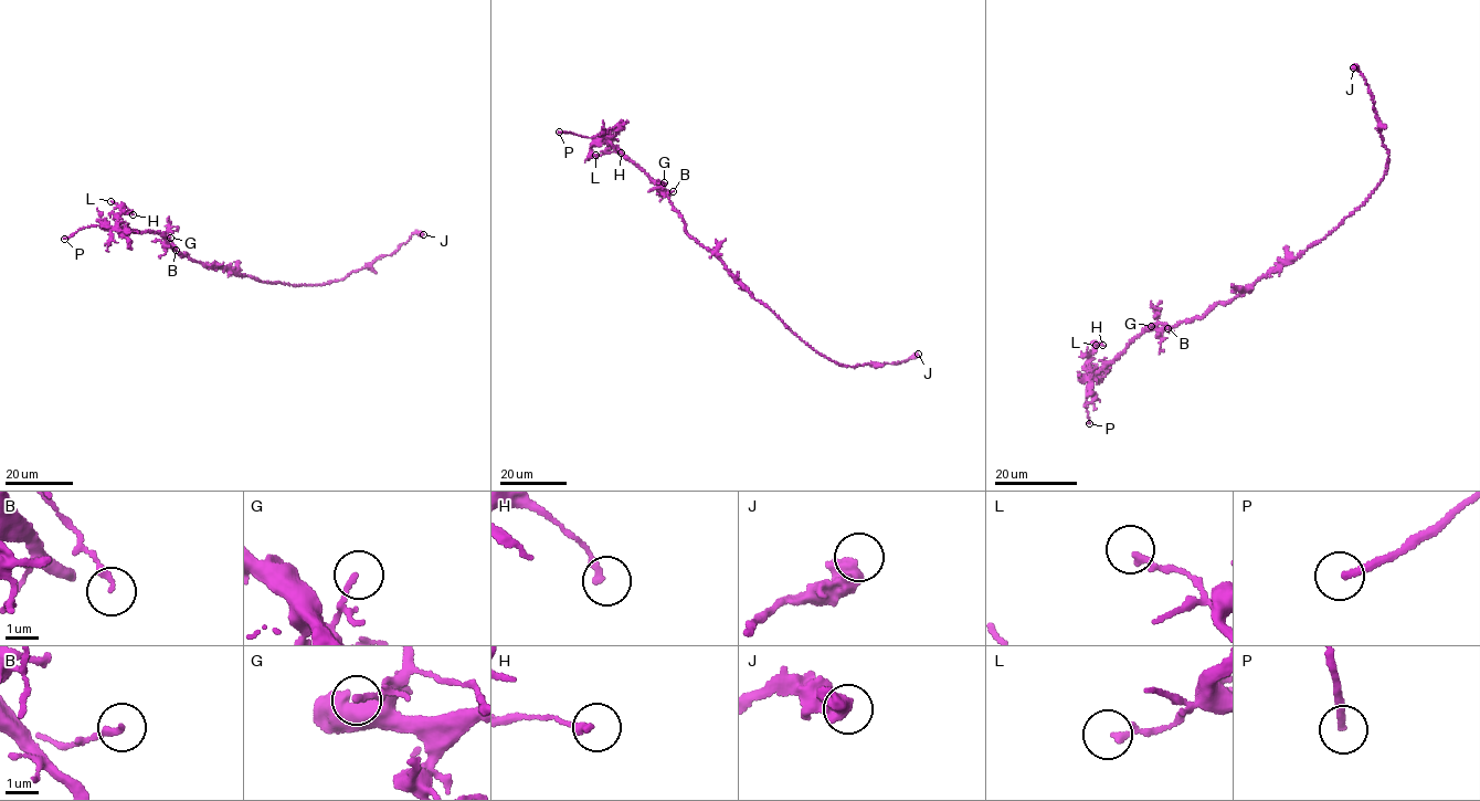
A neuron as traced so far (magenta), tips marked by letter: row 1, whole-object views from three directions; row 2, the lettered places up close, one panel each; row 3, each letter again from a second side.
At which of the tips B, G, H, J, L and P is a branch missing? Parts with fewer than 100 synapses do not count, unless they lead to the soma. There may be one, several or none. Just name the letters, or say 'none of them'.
P

